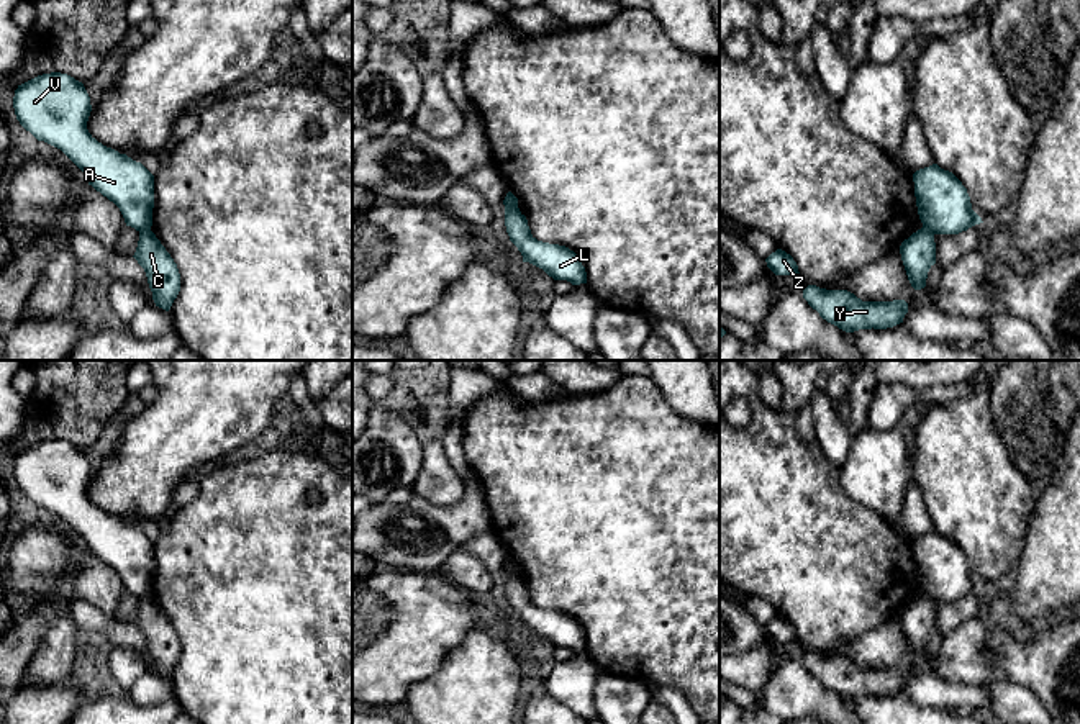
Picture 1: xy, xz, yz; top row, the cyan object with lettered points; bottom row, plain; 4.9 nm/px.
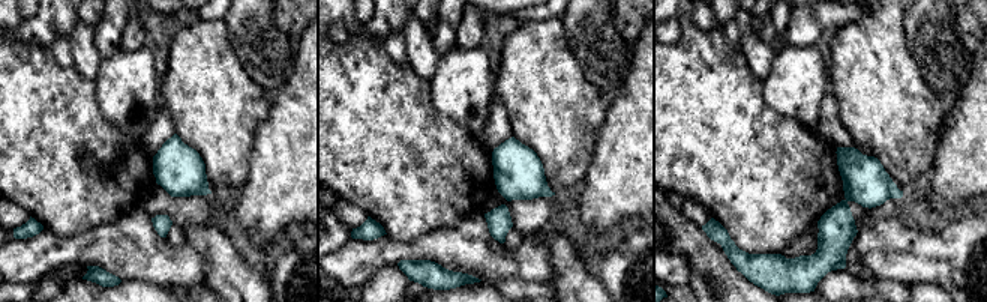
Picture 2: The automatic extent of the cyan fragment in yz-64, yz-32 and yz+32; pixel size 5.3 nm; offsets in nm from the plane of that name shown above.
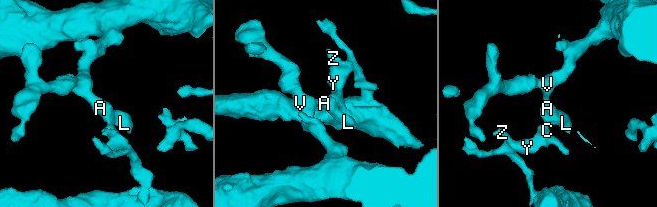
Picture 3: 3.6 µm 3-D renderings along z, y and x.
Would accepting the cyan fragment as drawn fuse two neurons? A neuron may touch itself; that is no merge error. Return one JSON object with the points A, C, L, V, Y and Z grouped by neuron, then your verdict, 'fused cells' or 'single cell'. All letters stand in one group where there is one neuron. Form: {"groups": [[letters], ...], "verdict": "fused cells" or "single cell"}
{"groups": [["A", "L", "V"], ["C", "Y", "Z"]], "verdict": "fused cells"}

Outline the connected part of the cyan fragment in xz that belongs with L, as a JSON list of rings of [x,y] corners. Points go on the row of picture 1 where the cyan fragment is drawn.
[[[503,200],[505,226],[510,241],[518,247],[523,262],[542,269],[554,280],[567,280],[572,285],[587,283],[587,272],[580,257],[565,246],[538,241],[528,226],[518,205]]]

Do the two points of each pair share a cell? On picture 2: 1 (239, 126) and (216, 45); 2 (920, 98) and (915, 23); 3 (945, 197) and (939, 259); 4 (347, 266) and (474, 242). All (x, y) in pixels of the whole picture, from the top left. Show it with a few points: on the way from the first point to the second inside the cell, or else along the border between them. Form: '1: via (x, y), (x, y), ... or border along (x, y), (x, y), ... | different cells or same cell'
1: via (219, 107), (216, 104), (216, 65) | same cell
2: border along (905, 32), (908, 50), (923, 80), (938, 95) | different cells
3: border along (971, 206), (954, 211), (938, 223), (917, 220) | different cells
4: via (378, 253), (443, 247) | same cell

